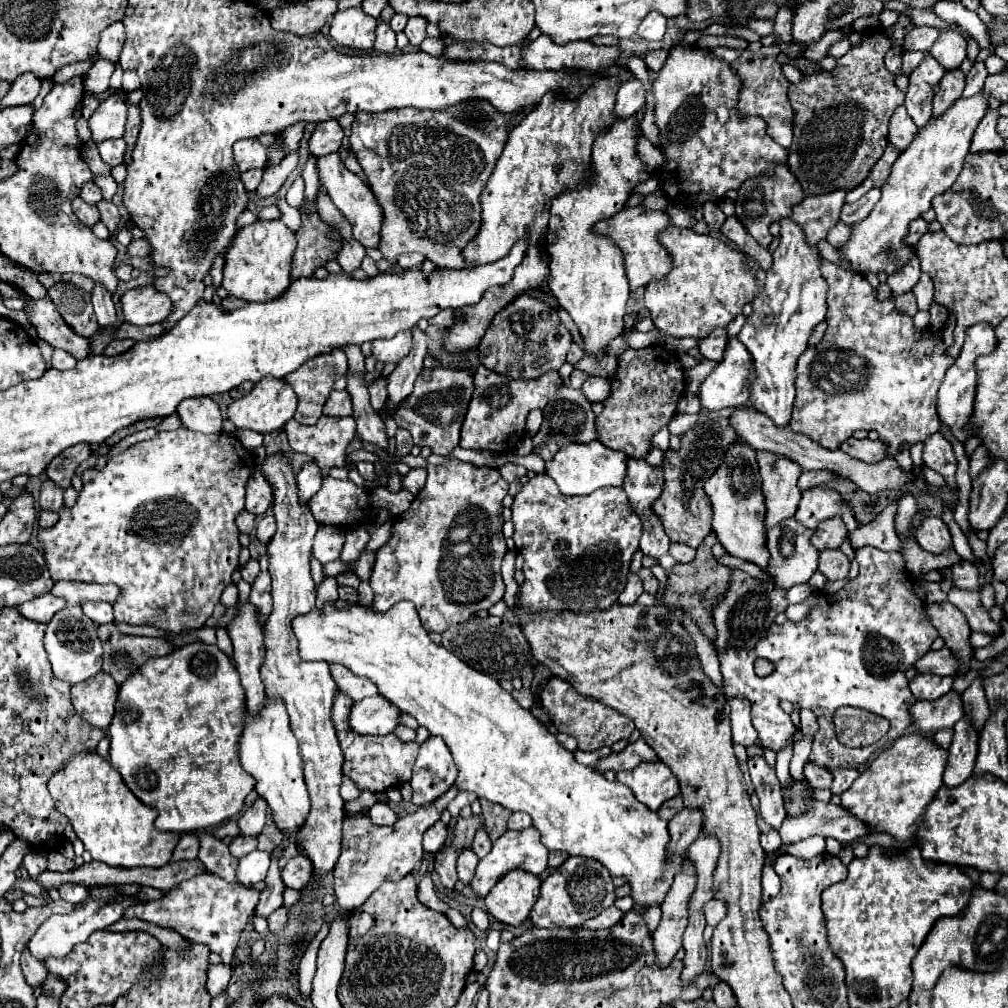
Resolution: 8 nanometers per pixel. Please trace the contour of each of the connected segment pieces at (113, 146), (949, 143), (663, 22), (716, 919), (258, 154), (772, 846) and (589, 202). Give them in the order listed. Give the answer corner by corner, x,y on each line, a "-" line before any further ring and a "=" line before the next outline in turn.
117,138
117,140
103,140
97,144
99,146
99,154
101,158
113,168
117,164
123,164
123,156
125,156
125,140
=
979,92
971,98
959,98
947,112
937,118
931,118
923,128
919,128
911,146
899,154
893,164
891,176
881,186
881,200
873,212
853,226
849,242
843,246
841,254
851,262
853,270
859,274
895,274
905,262
909,262
913,248
903,242
909,232
909,222
919,218
931,208
931,200
951,188
955,178
963,168
963,160
969,152
971,138
981,118
989,112
989,96
=
651,12
647,18
643,18
643,22
639,24
639,30
637,34
645,40
663,40
665,36
665,30
667,30
667,18
659,12
=
711,900
711,902
707,902
707,904
705,904
703,912
705,912
705,918
707,918
705,942
709,944
709,940
711,940
711,932
713,932
713,928
715,928
723,918
725,918
727,906
725,906
725,902
721,902
721,900
=
257,138
249,140
237,140
233,144
233,154
235,154
235,164
239,170
251,170
251,168
263,168
267,160
267,150
=
769,830
767,834
761,834
761,846
765,852
771,852
771,850
777,850
781,846
781,840
779,840
779,832
777,830
=
635,116
627,120
615,120
591,152
591,180
583,188
573,188
551,200
551,220
547,234
547,252
551,256
549,288
559,304
569,312
577,324
587,354
599,356
605,352
609,342
623,332
623,314
629,298
629,282
623,270
623,252
593,232
593,224
611,218
621,212
633,188
649,178
647,166
641,162
637,152
637,140
643,134

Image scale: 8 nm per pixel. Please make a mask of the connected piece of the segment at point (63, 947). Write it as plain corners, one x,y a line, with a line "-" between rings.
143,886
137,894
119,894
119,896
109,896
109,898
93,898
93,896
87,896
83,902
75,904
75,910
69,912
69,914
53,914
51,918
47,918
39,930
35,932
35,936
31,938
29,942
29,950
31,954
37,958
37,960
45,960
49,956
65,956
71,952
71,948
75,944
81,944
89,938
91,932
95,930
105,930
109,928
113,922
121,920
123,918
123,912
133,906
133,904
139,904
139,902
151,902
151,900
161,900
165,896
163,890
157,890
157,888
147,888

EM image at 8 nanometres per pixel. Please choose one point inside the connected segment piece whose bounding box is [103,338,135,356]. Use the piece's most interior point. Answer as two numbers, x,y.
116,347

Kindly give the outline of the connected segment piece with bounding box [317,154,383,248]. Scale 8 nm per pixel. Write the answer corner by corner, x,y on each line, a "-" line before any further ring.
327,154
317,158
317,170
319,170
319,182
327,188
333,204
343,212
343,216
351,222
353,226
353,236
365,246
365,248
379,248
381,244
381,222
383,222
383,210
381,204
377,202
375,194
371,188
365,186
365,182
349,172
339,154

